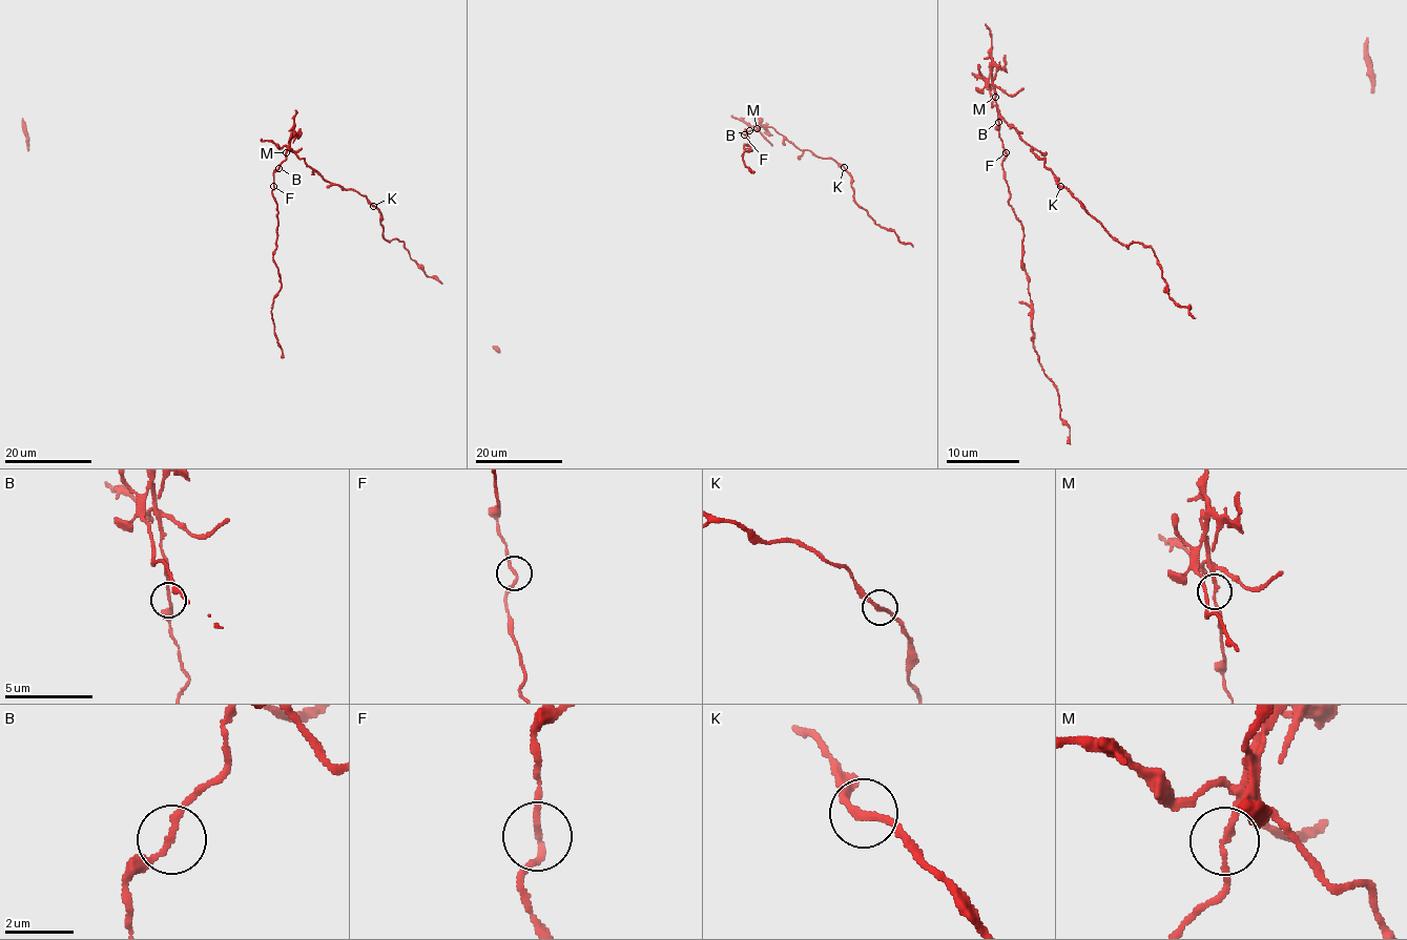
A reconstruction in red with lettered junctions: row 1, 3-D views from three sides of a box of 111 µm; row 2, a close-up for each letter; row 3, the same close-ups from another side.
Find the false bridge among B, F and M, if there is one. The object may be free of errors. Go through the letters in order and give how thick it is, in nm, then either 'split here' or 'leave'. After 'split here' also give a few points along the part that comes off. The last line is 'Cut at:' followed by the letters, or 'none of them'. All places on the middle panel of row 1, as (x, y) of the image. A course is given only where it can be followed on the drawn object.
B: 170 nm | leave
F: 160 nm | leave
M: 140 nm | split here | (757, 128), (771, 126), (801, 150), (841, 164), (850, 176), (854, 200), (880, 227), (912, 247)
Cut at: M

